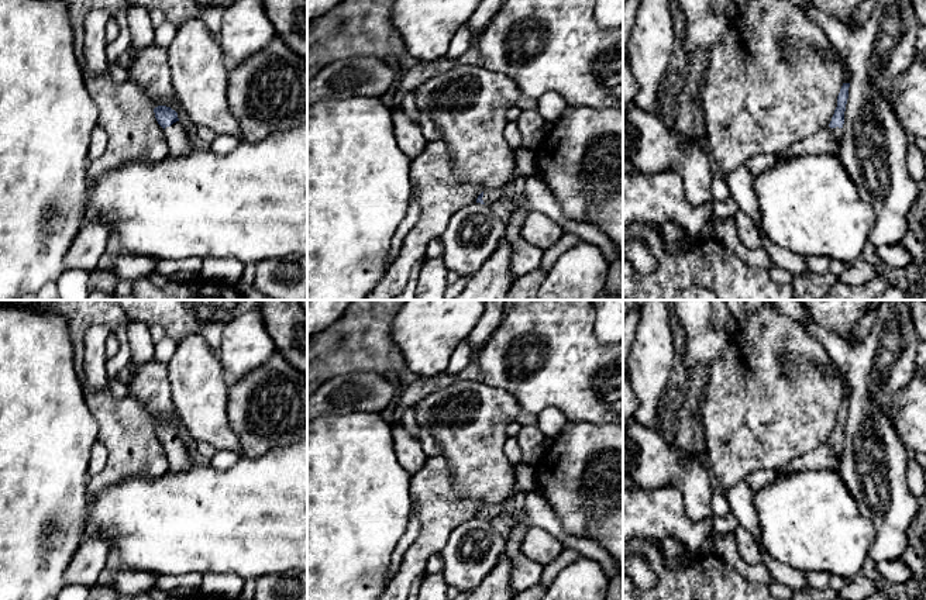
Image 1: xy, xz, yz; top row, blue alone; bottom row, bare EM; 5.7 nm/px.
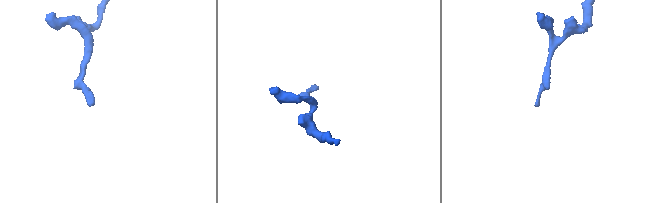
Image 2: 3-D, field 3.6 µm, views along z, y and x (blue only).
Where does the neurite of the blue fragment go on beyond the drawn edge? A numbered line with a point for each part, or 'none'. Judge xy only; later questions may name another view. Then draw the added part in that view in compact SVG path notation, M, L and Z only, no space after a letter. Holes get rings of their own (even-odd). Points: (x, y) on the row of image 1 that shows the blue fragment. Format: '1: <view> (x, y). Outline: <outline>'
1: xy (181, 142). Outline: M176 121L163 130L169 148L169 155L183 156L196 149L199 145L193 134L187 132L185 127Z

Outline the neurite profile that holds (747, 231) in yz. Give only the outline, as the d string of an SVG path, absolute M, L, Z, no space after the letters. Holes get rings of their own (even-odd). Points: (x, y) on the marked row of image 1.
M739 210L733 220L733 224L737 231L739 239L748 249L761 248L761 234L748 214Z

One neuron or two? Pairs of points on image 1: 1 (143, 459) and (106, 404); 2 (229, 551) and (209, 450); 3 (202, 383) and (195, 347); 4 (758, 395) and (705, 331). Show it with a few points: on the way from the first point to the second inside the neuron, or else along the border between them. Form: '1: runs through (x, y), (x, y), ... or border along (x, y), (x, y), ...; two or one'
1: runs through (133, 445), (127, 431), (116, 419); one
2: border along (199, 458), (207, 462); two
3: runs through (196, 375), (195, 355); one
4: border along (732, 335), (725, 352), (713, 364), (708, 382); two

